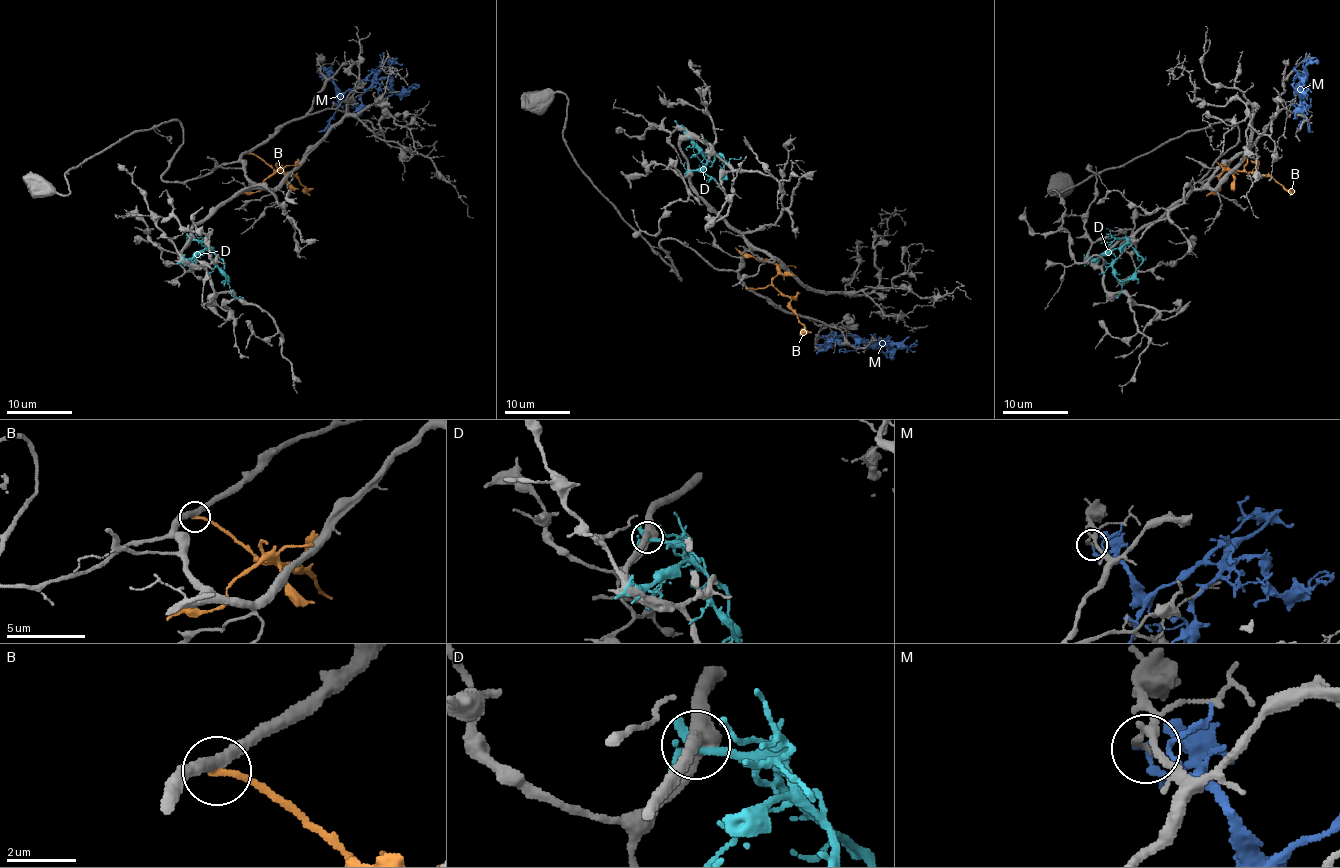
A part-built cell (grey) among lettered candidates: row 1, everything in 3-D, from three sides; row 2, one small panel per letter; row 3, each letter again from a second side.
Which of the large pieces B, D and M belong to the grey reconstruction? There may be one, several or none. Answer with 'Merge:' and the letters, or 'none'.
Merge: none

